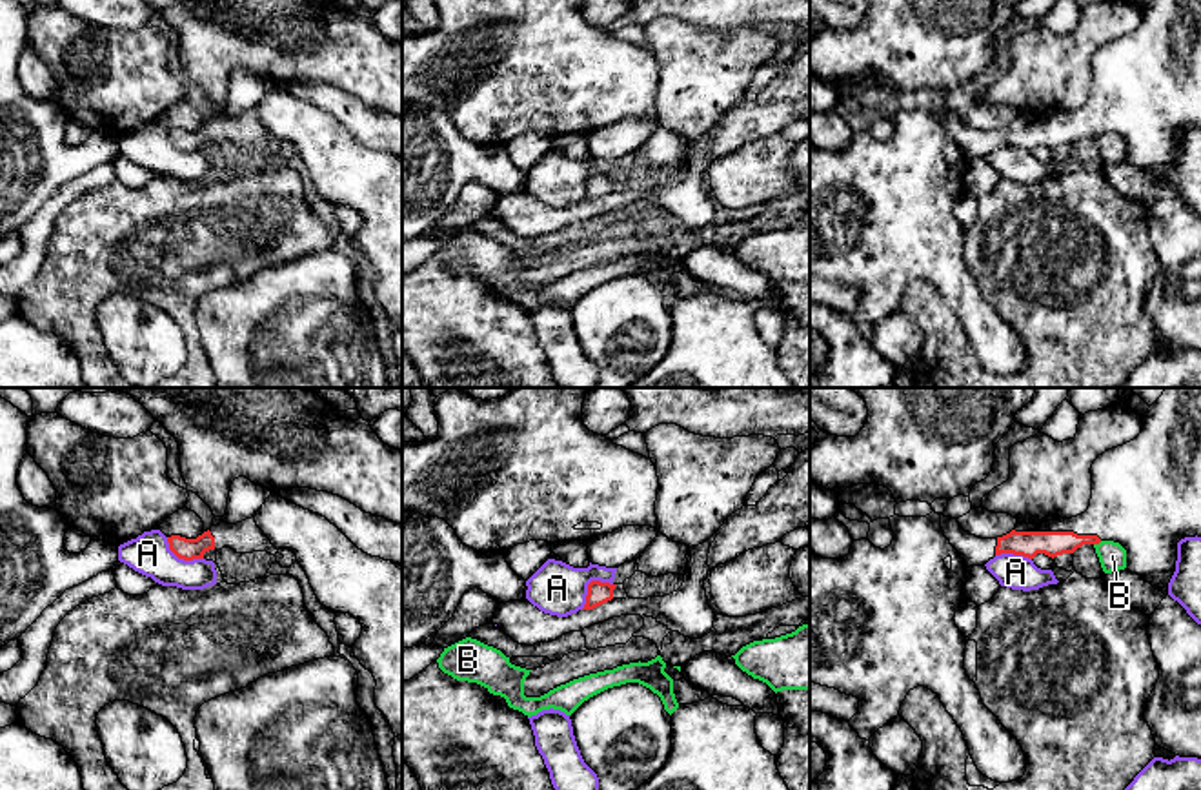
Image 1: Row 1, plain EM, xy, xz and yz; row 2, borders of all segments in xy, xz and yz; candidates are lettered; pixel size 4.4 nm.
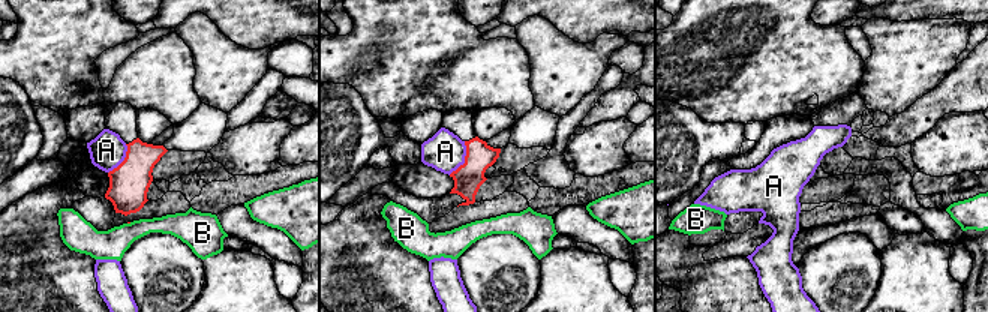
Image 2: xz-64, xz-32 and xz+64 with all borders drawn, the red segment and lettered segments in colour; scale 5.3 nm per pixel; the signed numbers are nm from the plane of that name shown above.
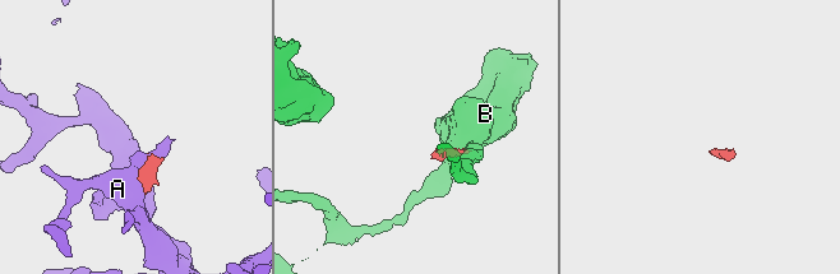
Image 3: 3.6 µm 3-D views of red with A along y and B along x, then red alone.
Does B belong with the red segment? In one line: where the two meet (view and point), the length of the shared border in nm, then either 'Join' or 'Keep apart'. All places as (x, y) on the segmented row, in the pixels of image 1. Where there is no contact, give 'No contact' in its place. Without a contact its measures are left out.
Touches red at yz (1098, 543). Shared border 40 nm. Keep apart

